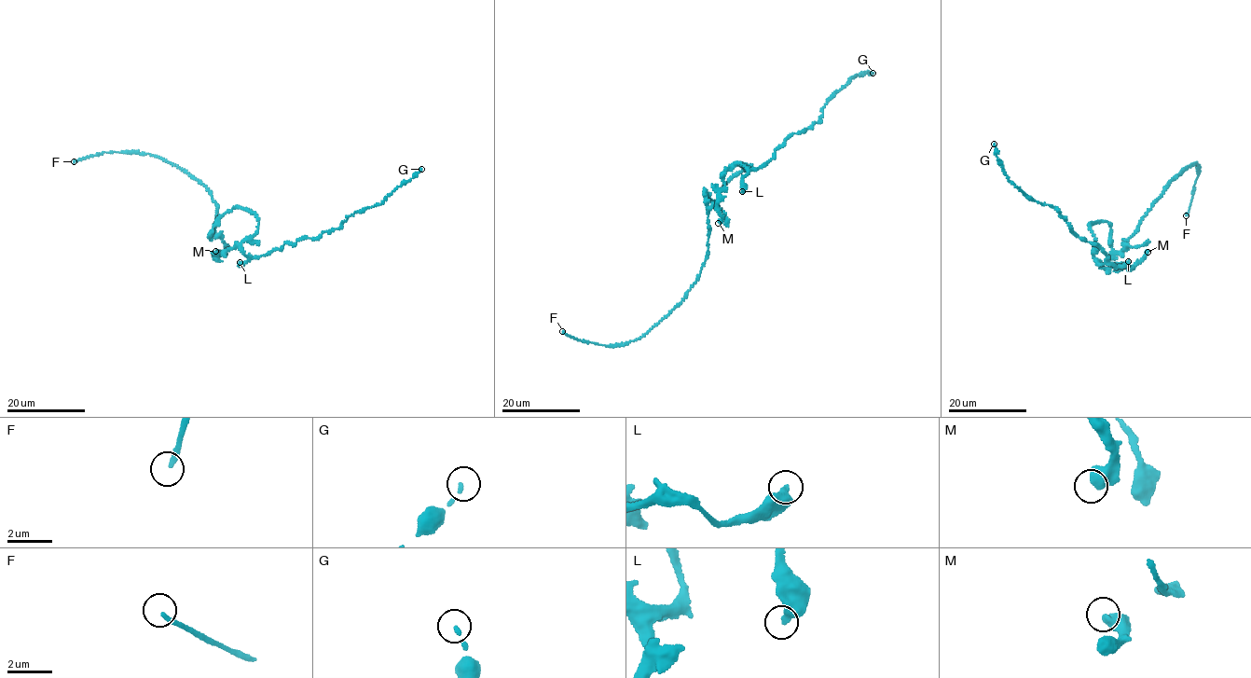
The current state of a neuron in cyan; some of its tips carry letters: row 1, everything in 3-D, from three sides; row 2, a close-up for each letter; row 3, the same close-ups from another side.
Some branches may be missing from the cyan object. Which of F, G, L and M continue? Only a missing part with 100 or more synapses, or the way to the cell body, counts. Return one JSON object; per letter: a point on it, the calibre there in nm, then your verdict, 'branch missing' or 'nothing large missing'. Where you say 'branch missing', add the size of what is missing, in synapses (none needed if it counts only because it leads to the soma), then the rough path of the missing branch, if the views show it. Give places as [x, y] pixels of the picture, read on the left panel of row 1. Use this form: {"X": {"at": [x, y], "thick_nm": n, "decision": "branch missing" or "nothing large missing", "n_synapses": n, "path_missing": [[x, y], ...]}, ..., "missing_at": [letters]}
{"F": {"at": [74, 161], "thick_nm": 200, "decision": "branch missing", "n_synapses": 100, "path_missing": [[74, 161], [35, 177], [27, 196], [32, 212], [63, 234], [25, 253], [20, 263], [48, 260], [28, 265]]}, "G": {"at": [421, 169], "thick_nm": 140, "decision": "nothing large missing"}, "L": {"at": [240, 262], "thick_nm": 360, "decision": "nothing large missing"}, "M": {"at": [215, 251], "thick_nm": 600, "decision": "nothing large missing"}, "missing_at": ["F"]}

